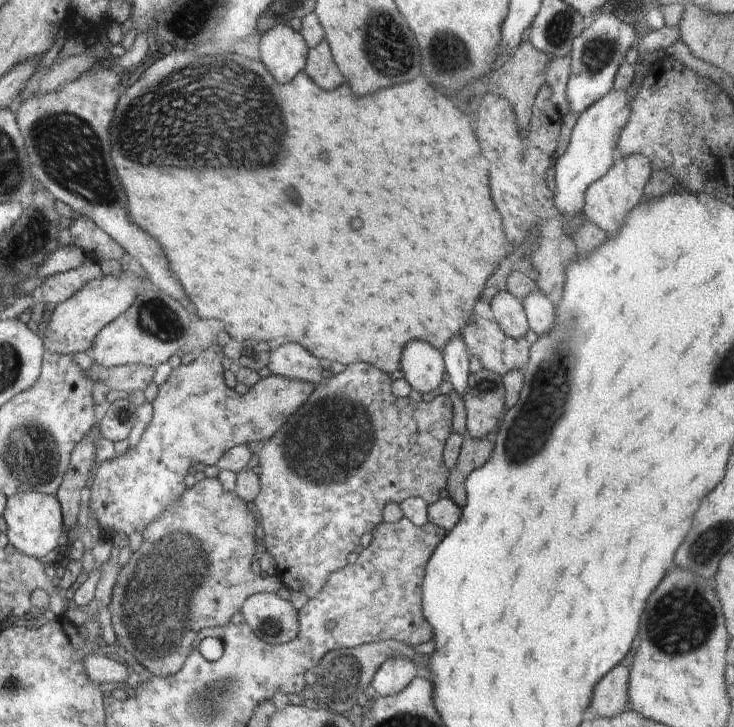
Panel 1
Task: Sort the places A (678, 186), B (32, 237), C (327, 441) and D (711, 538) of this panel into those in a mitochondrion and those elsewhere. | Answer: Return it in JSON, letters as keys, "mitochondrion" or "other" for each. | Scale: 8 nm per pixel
{"A":"other","B":"mitochondrion","C":"mitochondrion","D":"mitochondrion"}

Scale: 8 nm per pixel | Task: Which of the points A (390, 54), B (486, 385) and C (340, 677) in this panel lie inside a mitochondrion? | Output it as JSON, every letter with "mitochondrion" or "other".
{"A":"mitochondrion","B":"mitochondrion","C":"mitochondrion"}

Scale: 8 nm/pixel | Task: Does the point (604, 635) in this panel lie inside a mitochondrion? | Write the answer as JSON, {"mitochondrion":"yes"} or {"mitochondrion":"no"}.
{"mitochondrion":"no"}

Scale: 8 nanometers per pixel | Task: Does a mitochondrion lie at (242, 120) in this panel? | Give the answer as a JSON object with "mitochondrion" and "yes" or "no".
{"mitochondrion":"yes"}

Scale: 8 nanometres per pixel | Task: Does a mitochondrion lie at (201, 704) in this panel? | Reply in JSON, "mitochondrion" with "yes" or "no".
{"mitochondrion":"yes"}

